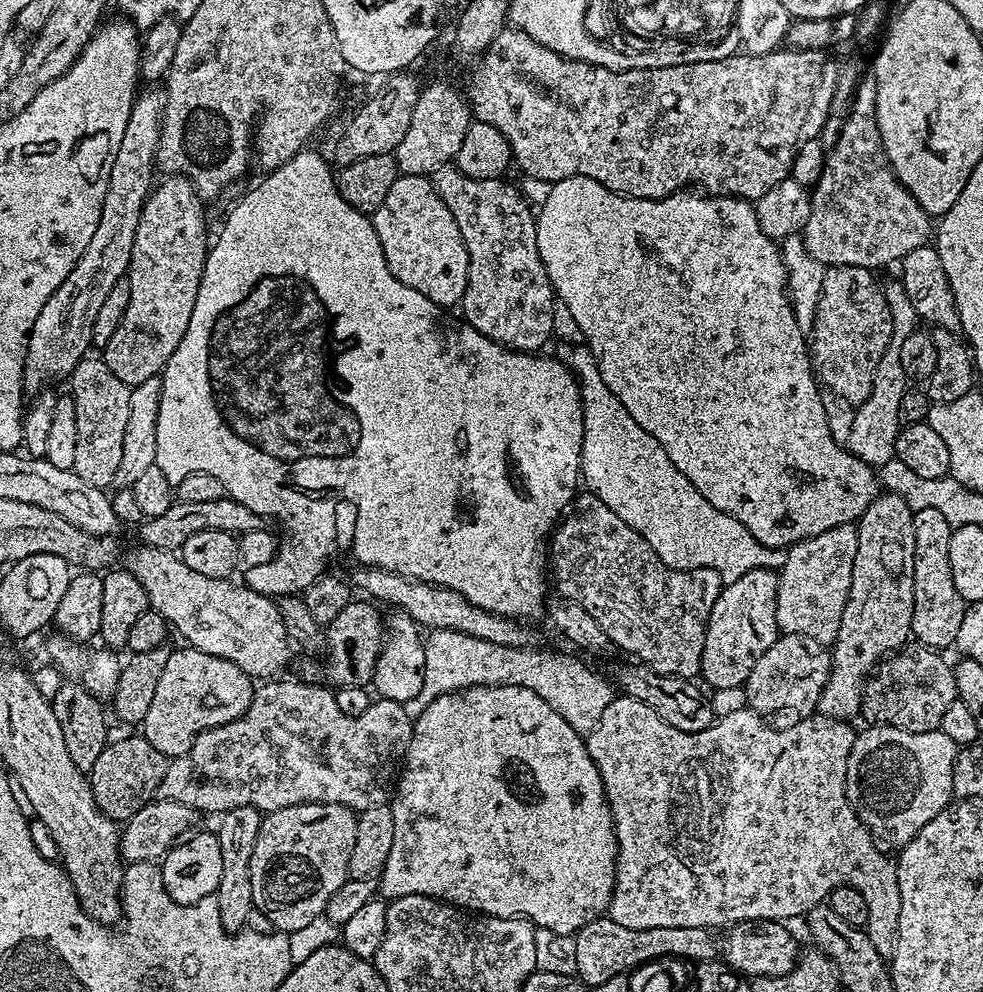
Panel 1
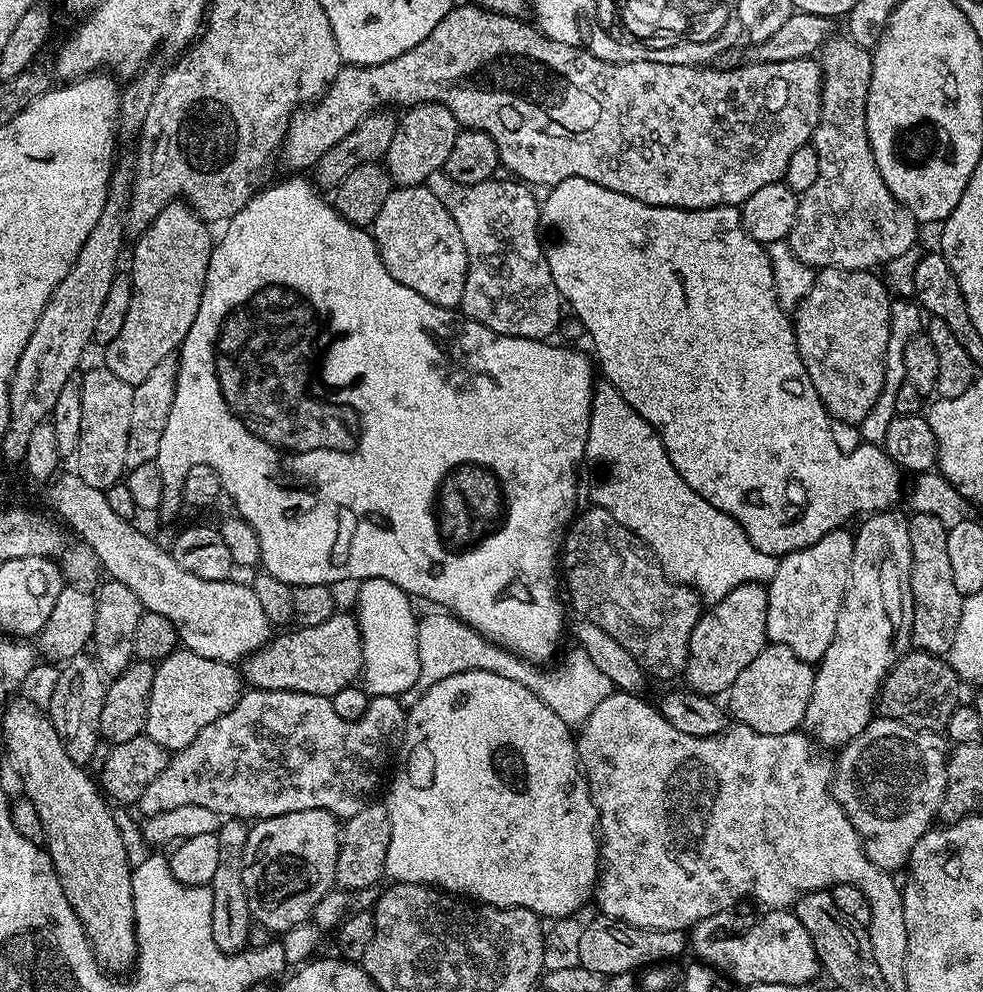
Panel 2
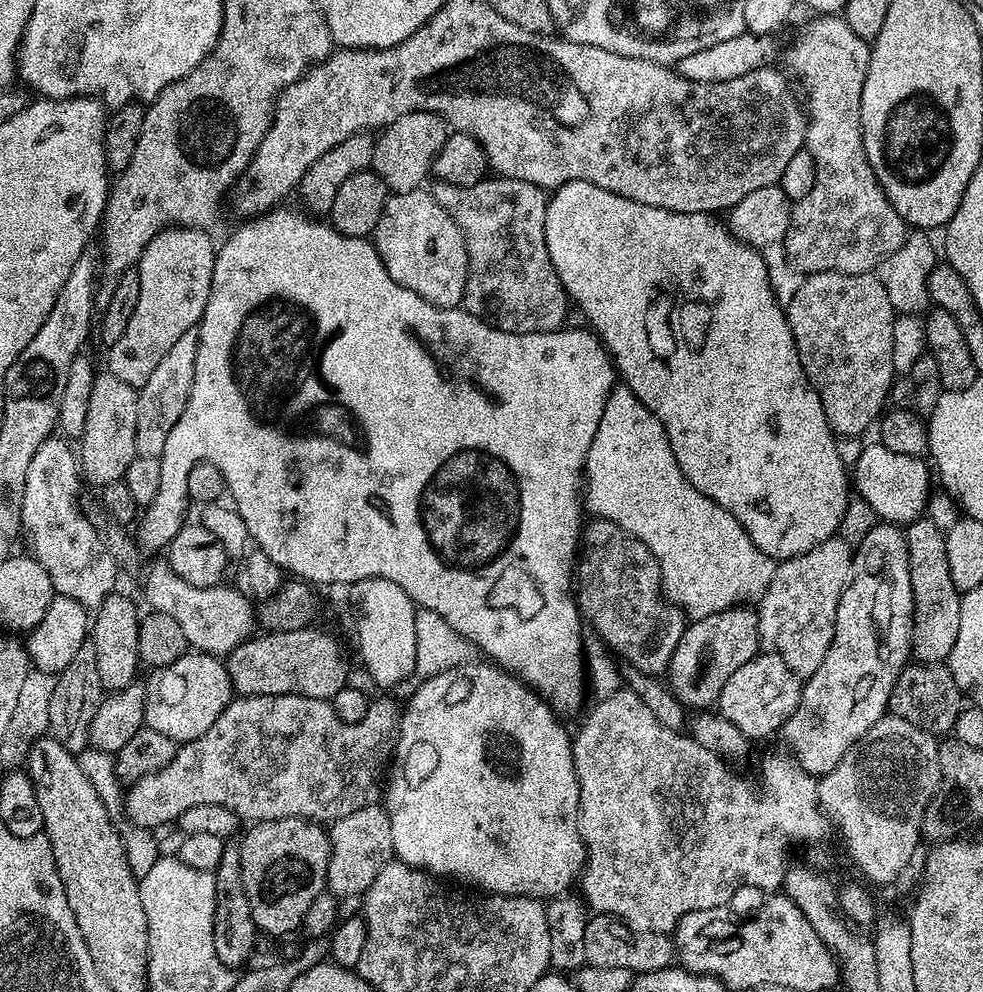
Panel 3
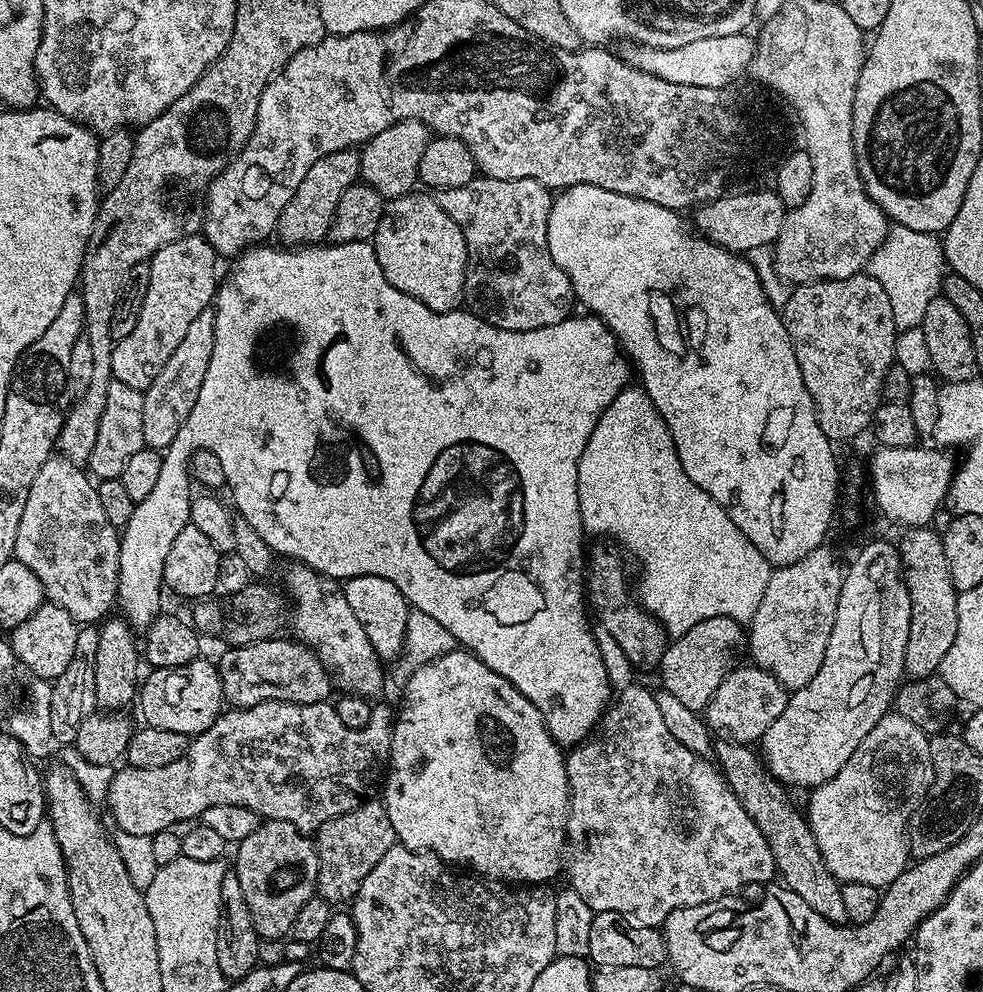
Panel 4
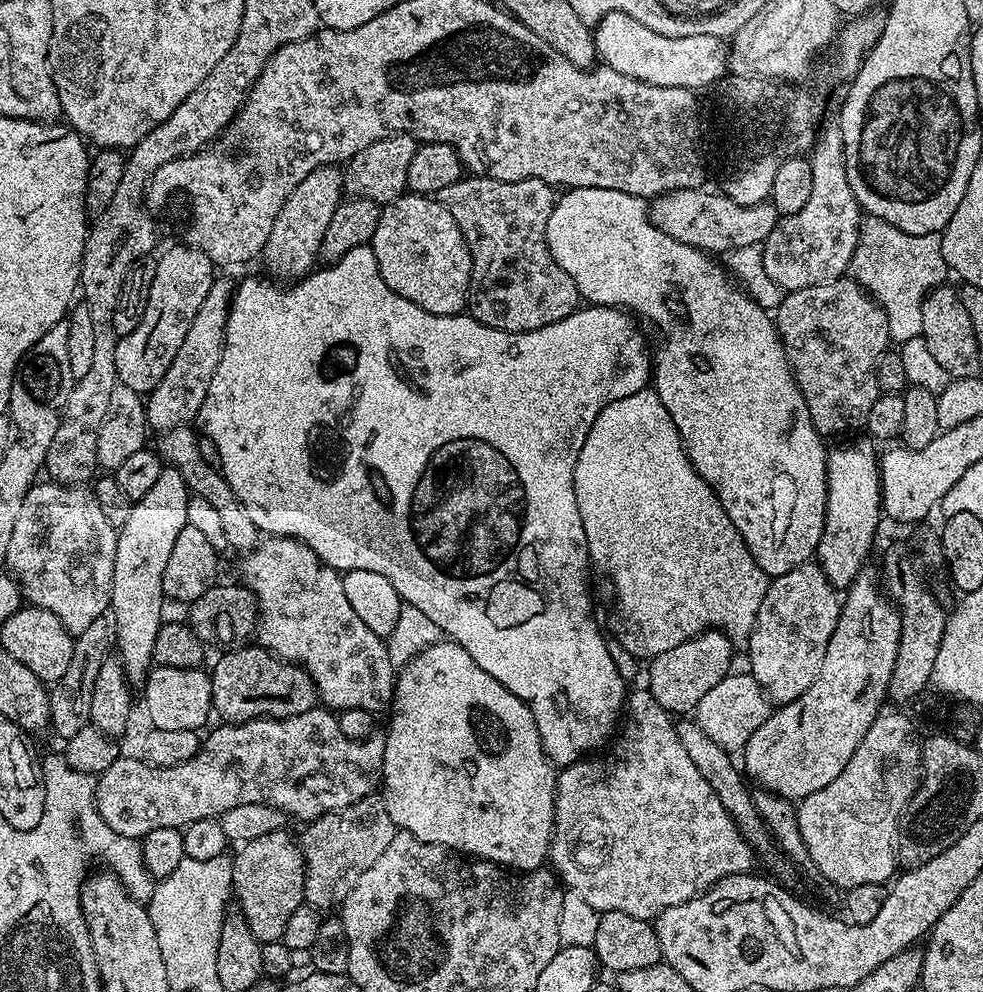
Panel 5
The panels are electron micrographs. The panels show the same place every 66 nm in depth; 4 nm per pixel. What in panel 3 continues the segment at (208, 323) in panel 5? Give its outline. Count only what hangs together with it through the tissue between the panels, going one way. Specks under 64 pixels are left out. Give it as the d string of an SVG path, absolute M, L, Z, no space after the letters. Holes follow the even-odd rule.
M196 328L186 330L170 351L164 355L162 362L154 369L154 374L138 391L138 427L134 430L134 446L137 456L158 456L166 450L166 438L170 438L170 430L174 430L178 418L182 418L182 410L186 408L190 386L194 382L194 362L198 358L198 342L200 333Z

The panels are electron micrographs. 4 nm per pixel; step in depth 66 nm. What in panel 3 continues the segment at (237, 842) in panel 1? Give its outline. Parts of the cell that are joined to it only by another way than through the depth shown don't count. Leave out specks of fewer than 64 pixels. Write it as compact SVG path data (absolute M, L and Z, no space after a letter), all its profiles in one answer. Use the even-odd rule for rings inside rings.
M225 843L222 858L214 869L214 898L216 899L212 923L214 954L218 954L218 962L222 962L222 966L233 970L243 969L248 964L247 960L256 952L255 938L258 929L252 917L250 902L246 898L246 890L242 886L242 858L239 843Z

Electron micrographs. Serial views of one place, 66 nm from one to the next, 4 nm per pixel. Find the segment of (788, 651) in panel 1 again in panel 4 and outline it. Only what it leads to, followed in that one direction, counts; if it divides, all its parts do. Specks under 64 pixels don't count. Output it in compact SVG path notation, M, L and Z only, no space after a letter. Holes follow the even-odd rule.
M747 667L733 668L722 686L718 686L706 709L706 723L713 733L726 734L727 739L752 746L770 730L774 718L786 710L789 693L765 668Z

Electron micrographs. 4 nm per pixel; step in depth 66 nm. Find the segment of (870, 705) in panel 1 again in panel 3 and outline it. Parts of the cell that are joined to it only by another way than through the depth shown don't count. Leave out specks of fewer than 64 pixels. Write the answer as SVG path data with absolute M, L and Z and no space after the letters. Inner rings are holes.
M914 662L905 665L894 684L888 699L889 713L932 735L944 736L955 729L957 716L964 704L963 698L952 672L945 665Z

